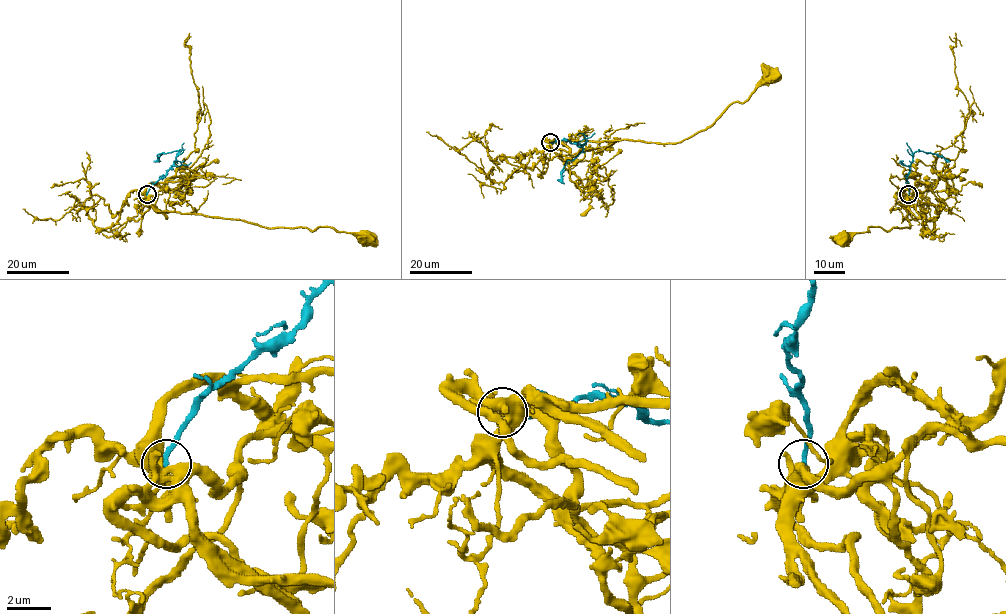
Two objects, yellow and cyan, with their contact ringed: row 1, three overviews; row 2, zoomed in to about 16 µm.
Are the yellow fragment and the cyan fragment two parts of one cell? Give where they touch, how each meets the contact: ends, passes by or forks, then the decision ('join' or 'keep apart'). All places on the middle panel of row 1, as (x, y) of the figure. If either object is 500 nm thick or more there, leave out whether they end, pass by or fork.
(550, 142) | yellow forks | cyan ends | keep apart

